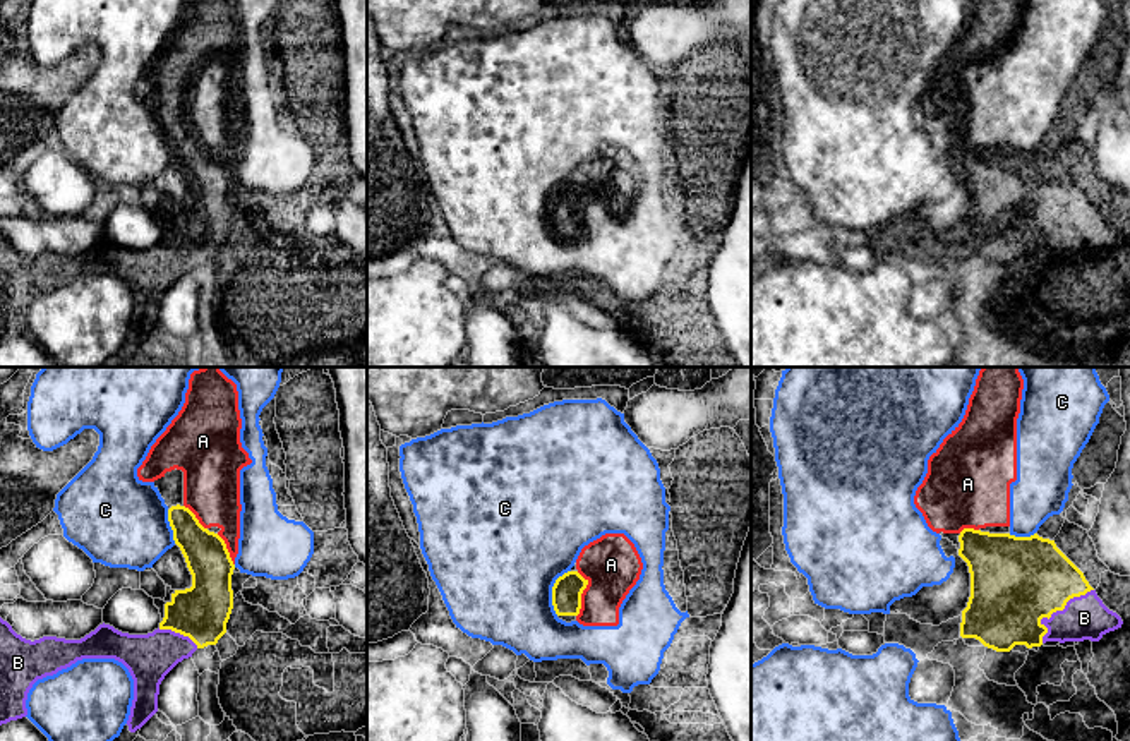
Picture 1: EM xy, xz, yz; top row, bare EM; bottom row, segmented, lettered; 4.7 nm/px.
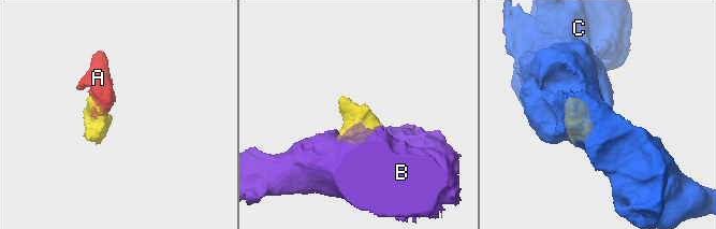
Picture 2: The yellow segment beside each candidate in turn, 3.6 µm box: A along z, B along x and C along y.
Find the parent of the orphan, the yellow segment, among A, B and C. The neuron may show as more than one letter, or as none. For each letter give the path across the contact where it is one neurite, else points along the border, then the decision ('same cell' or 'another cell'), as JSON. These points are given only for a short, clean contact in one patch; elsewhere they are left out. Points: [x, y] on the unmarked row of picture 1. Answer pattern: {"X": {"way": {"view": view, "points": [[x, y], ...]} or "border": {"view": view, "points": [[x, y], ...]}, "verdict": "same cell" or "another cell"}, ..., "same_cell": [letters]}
{"A": {"way": {"view": "xz", "points": [[566, 210], [582, 208], [611, 180]]}, "verdict": "same cell"}, "B": {"verdict": "same cell"}, "C": {"verdict": "another cell"}, "same_cell": ["A", "B"]}

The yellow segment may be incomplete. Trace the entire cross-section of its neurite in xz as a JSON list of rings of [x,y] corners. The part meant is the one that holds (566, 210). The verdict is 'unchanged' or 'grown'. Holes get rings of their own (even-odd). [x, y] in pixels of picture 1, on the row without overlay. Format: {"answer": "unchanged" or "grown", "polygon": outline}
{"answer": "grown", "polygon": [[[605,149],[585,161],[576,185],[559,192],[552,202],[552,221],[557,232],[574,232],[583,242],[617,242],[619,223],[640,196],[641,173],[624,149]]]}

